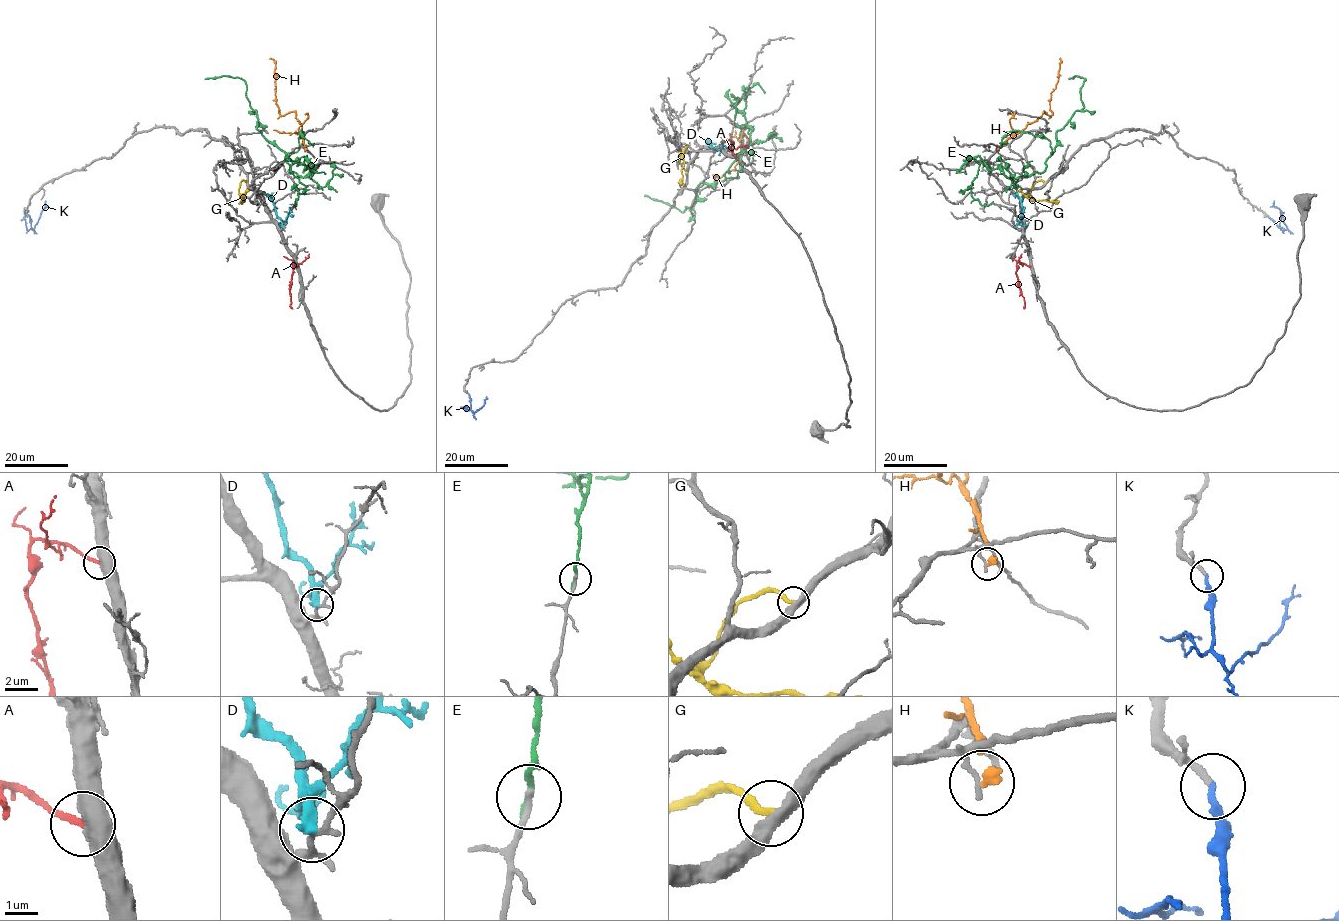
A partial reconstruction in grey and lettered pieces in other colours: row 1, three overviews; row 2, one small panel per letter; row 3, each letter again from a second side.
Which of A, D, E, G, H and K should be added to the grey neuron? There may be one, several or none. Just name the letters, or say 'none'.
K

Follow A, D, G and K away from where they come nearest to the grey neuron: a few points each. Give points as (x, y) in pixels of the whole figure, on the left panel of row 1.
A: (296, 267), (293, 262), (292, 309)
D: (282, 227), (270, 195), (276, 195)
G: (247, 182), (243, 180), (239, 188), (244, 201)
K: (30, 216), (32, 229), (45, 201)

